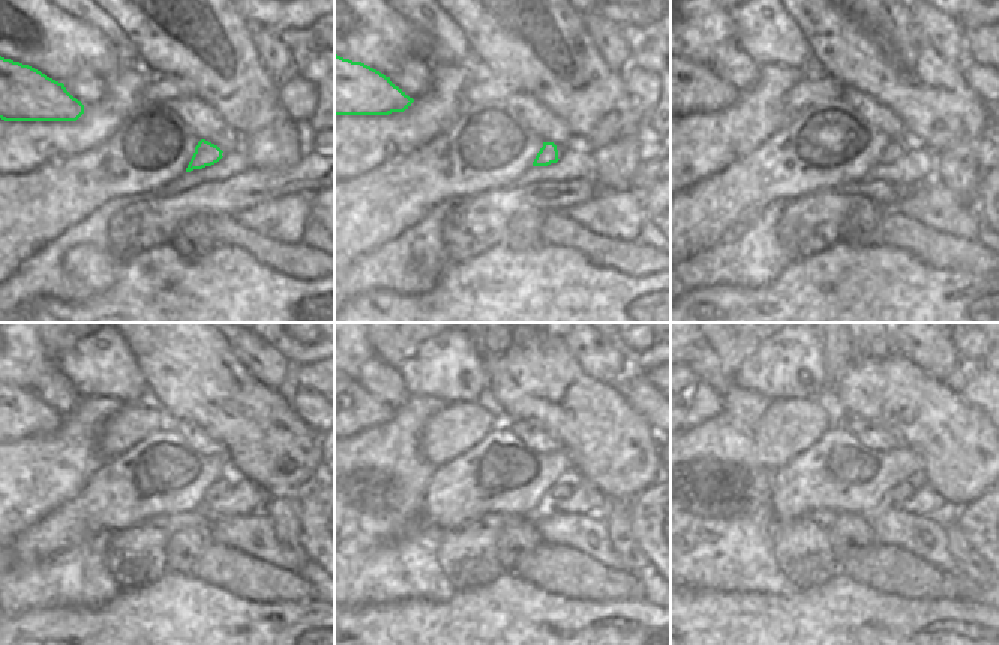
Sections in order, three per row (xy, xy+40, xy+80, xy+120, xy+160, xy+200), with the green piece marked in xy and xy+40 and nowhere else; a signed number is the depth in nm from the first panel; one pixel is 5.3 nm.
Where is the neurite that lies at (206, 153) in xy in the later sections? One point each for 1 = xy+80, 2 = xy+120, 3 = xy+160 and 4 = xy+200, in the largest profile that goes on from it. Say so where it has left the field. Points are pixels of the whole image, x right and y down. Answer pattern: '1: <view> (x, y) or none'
1: xy+80 (887, 156)
2: xy+120 (213, 492)
3: xy+160 (548, 500)
4: xy+200 (887, 500)

